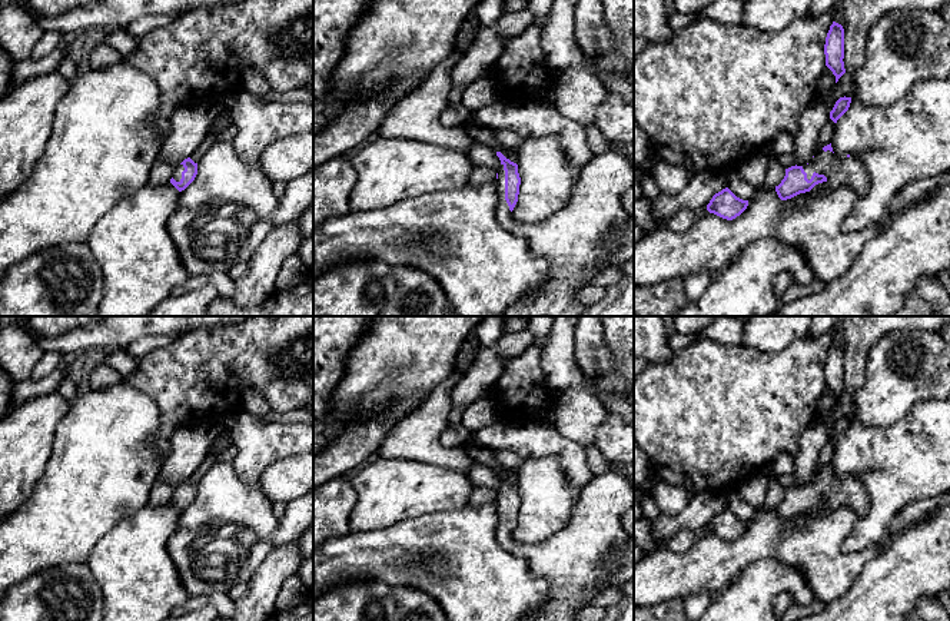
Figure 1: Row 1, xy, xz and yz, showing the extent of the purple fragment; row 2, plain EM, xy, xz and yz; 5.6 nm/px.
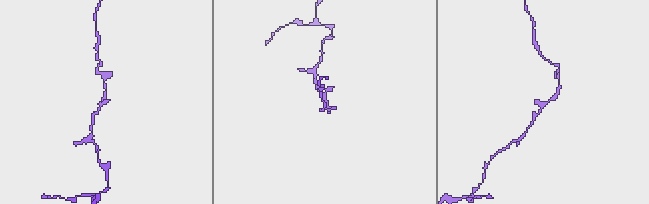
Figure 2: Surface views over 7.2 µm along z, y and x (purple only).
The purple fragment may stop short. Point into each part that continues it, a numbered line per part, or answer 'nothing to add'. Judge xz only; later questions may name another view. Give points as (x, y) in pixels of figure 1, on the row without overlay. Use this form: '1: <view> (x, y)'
1: xz (578, 560)

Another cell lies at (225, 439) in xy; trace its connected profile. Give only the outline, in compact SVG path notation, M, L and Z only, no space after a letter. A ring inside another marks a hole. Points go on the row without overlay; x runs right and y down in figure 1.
M225 425L222 435L215 441L213 446L210 448L209 454L220 455L233 444L232 431L229 426Z

